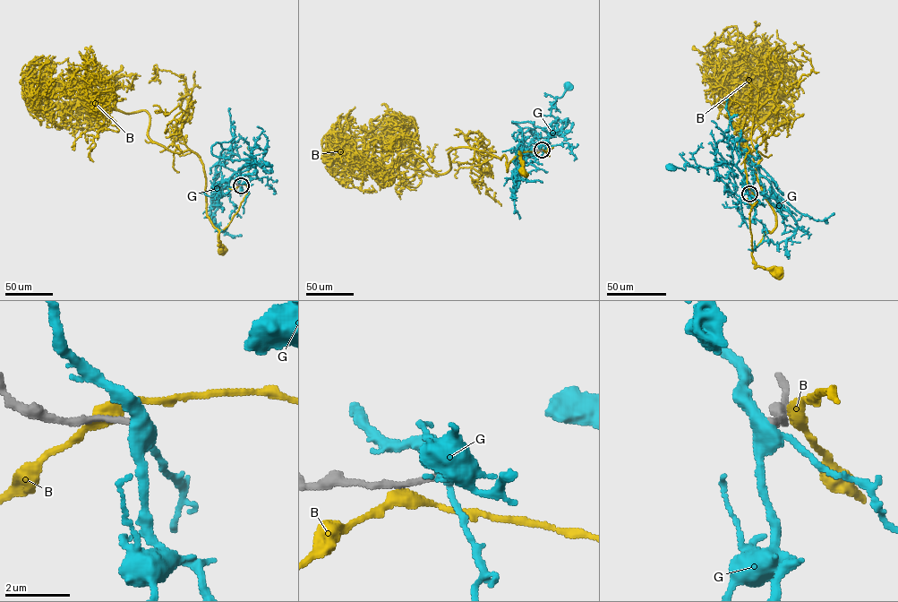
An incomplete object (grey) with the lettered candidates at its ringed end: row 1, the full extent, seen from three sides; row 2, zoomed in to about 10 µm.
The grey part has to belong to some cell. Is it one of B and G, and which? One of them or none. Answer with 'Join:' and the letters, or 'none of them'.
Join: none of them

